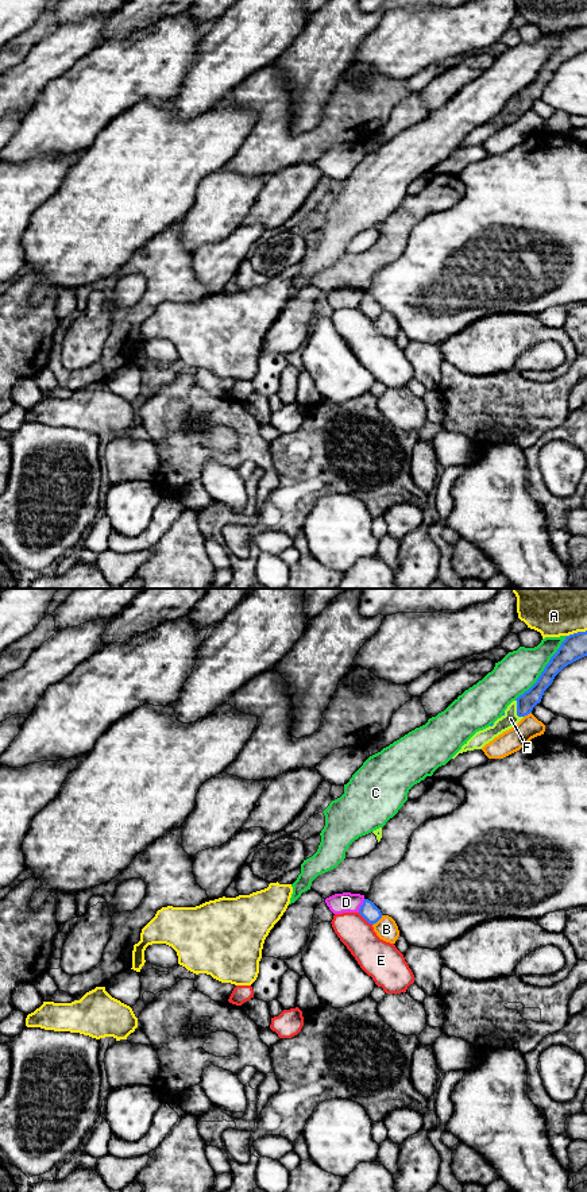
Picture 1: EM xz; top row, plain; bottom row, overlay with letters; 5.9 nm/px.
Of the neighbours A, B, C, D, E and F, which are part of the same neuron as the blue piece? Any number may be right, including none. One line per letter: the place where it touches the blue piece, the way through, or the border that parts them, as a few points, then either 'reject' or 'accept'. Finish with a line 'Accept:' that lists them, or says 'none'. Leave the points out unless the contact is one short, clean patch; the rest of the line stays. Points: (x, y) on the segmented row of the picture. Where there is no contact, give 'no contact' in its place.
A: contact xz (578, 632); reject
B: contact xz (377, 921); reject
C: contact xz (544, 670); reject
D: contact xz (360, 906); border xz (365, 899), (358, 911); reject
E: contact xz (365, 918); reject
F: contact xz (517, 710); reject
Accept: none

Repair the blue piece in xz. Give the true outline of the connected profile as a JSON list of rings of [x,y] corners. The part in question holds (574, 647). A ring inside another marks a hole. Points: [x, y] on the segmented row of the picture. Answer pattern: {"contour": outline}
{"contour": [[[587,630],[565,637],[557,652],[551,657],[537,682],[517,701],[517,715],[525,717],[541,702],[544,691],[551,686],[555,676],[568,664],[587,656]]]}

